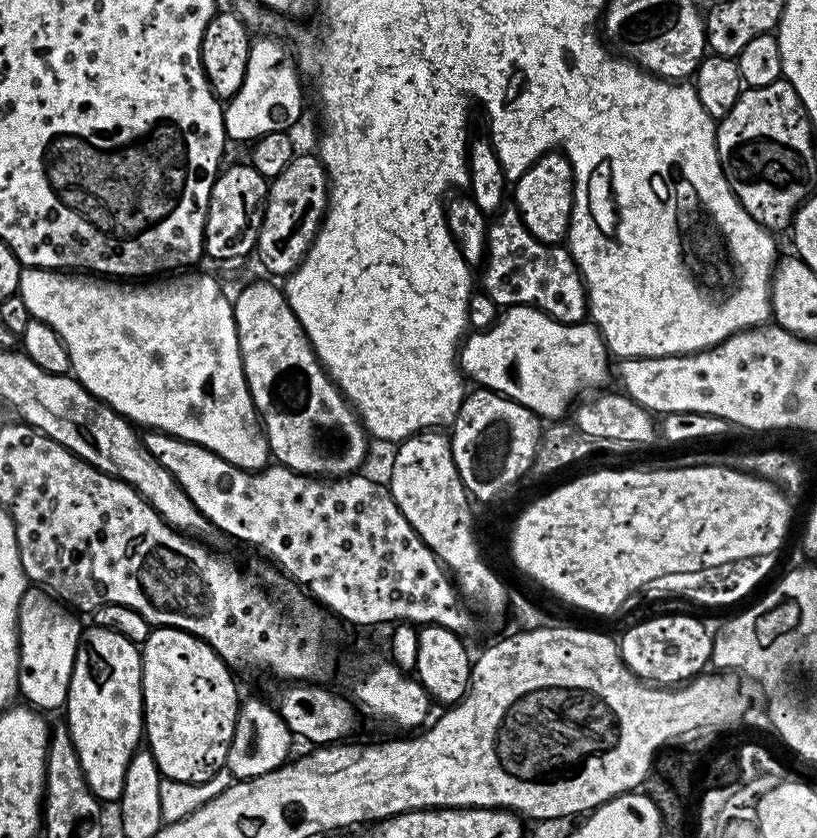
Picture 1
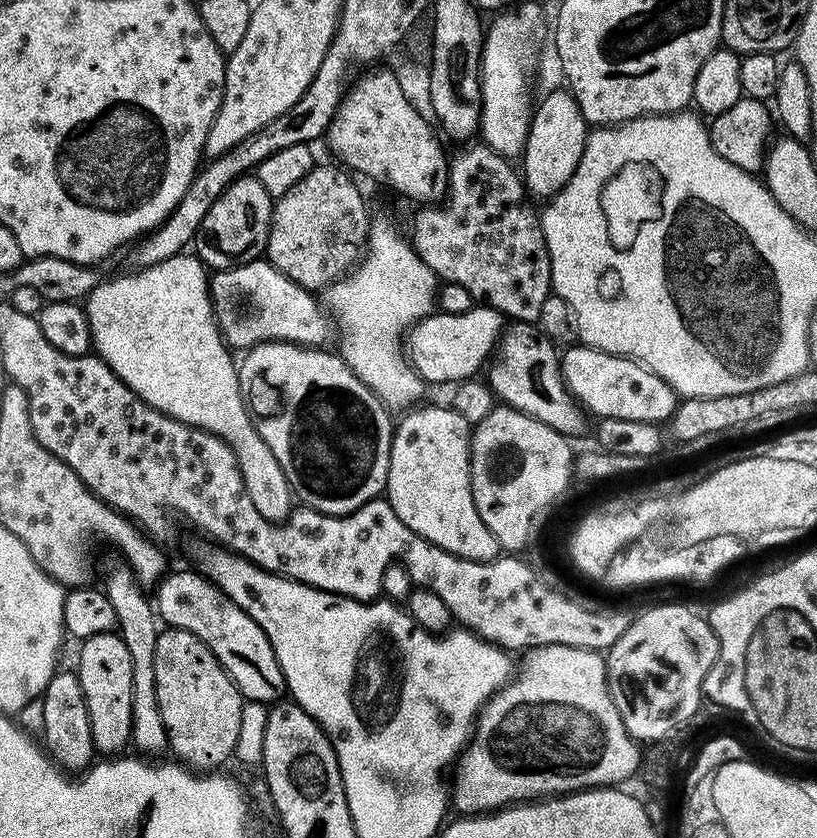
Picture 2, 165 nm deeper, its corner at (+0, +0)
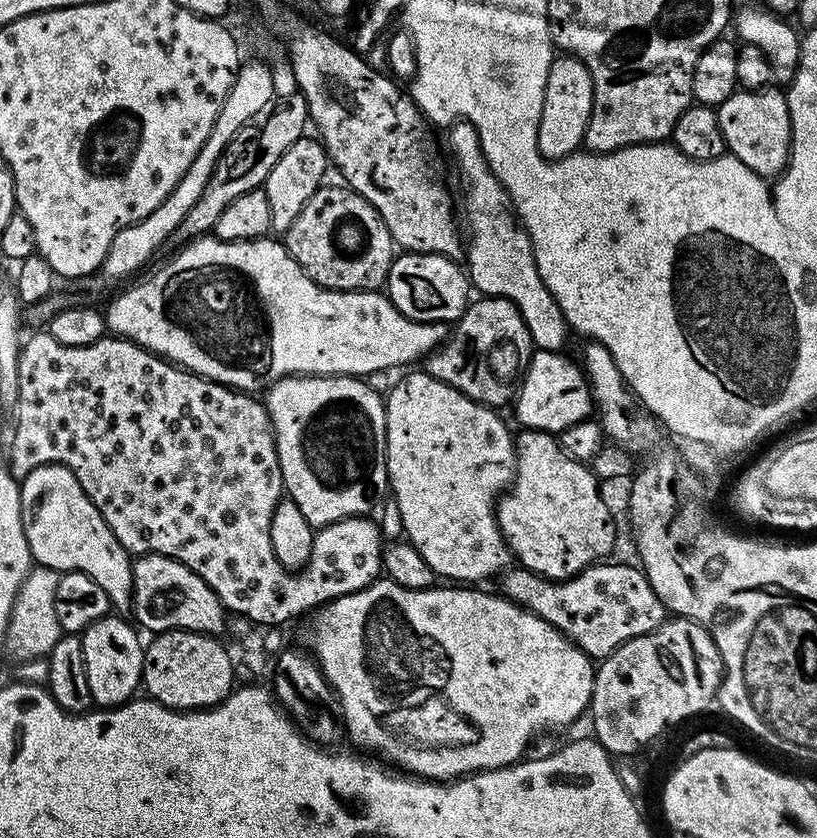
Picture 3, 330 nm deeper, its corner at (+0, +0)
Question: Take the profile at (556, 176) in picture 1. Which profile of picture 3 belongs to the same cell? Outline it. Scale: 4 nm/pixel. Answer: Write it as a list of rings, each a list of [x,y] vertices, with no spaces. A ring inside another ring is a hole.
[[[557,55],[546,78],[546,90],[542,98],[542,114],[538,126],[538,150],[545,161],[571,157],[583,145],[593,106],[594,86],[590,70],[577,56]]]

